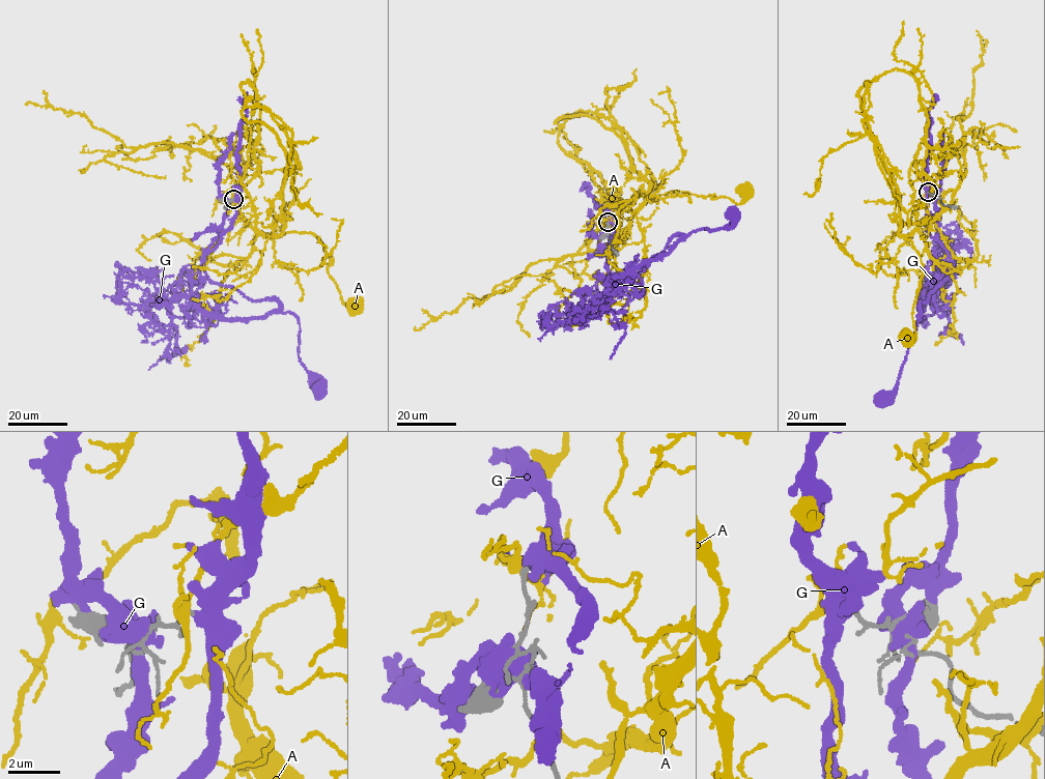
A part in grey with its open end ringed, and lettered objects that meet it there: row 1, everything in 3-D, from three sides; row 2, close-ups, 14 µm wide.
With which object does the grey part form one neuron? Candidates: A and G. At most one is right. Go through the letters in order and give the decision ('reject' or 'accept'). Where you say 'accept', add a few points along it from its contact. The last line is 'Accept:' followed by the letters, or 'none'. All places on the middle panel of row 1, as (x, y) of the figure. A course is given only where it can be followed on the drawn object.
A: reject
G: reject
Accept: none

